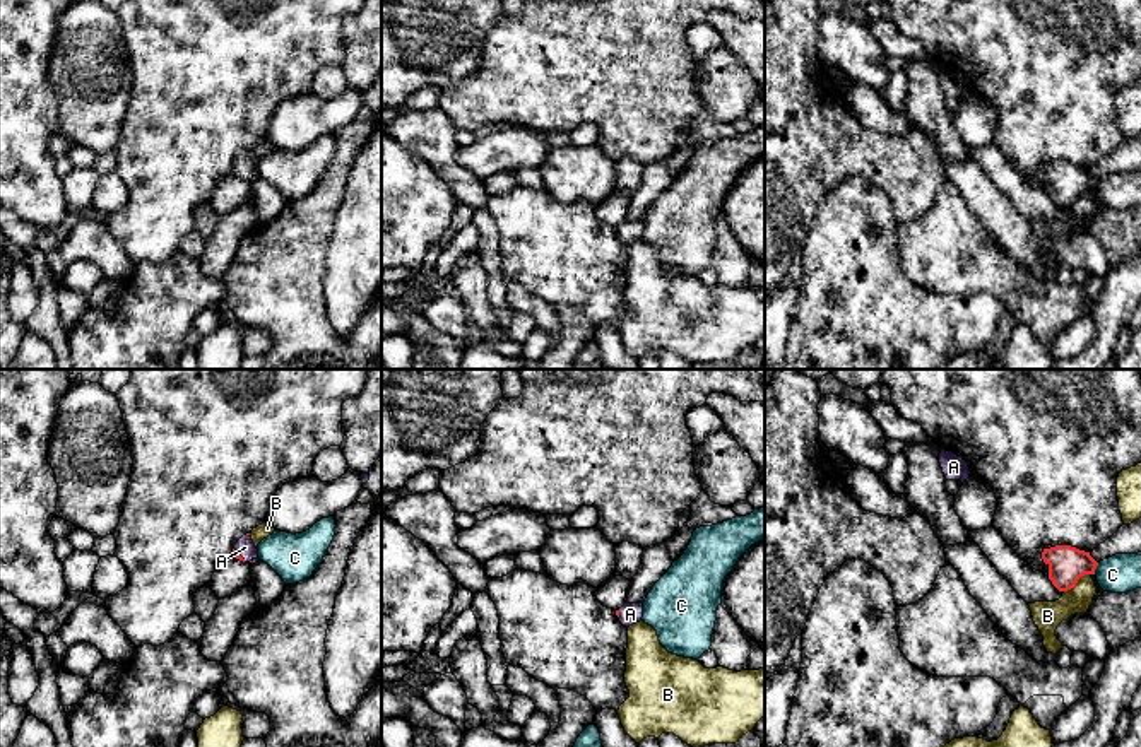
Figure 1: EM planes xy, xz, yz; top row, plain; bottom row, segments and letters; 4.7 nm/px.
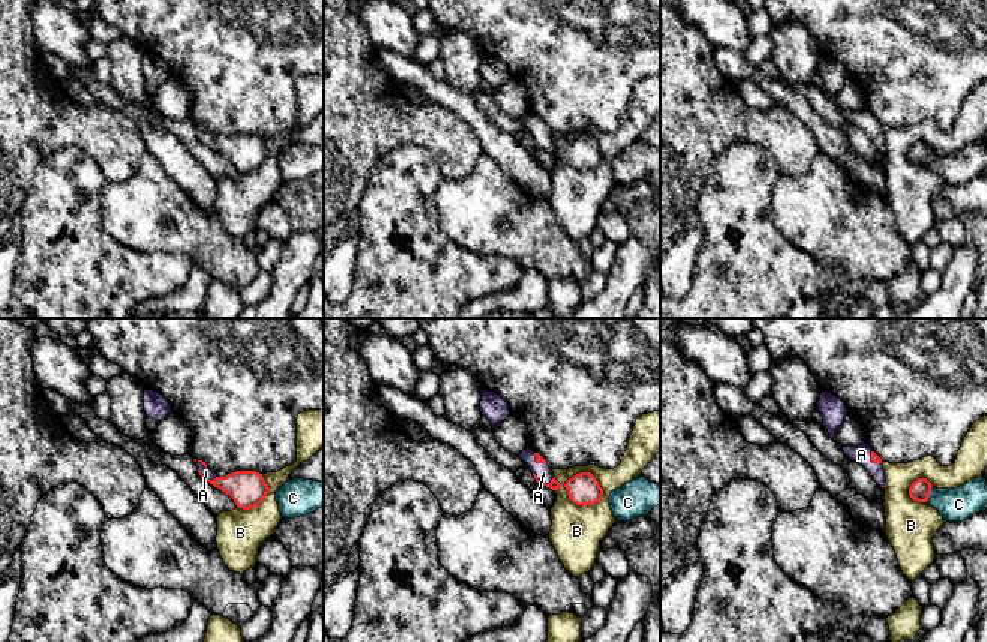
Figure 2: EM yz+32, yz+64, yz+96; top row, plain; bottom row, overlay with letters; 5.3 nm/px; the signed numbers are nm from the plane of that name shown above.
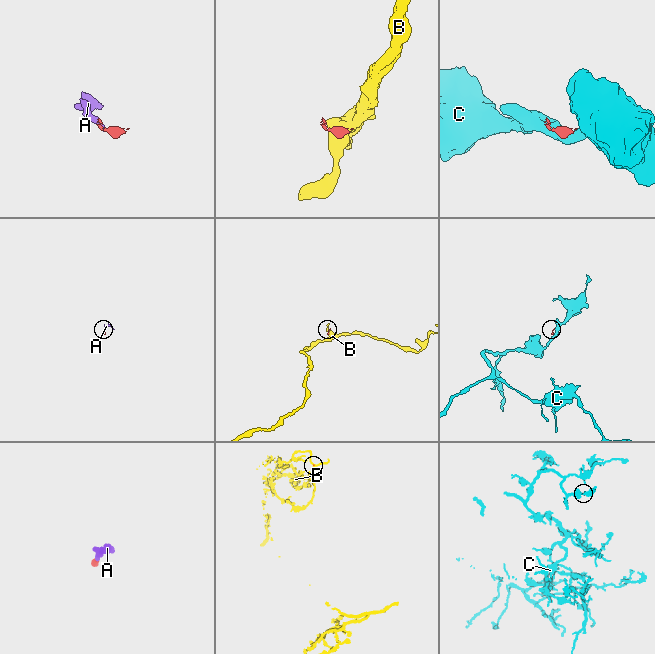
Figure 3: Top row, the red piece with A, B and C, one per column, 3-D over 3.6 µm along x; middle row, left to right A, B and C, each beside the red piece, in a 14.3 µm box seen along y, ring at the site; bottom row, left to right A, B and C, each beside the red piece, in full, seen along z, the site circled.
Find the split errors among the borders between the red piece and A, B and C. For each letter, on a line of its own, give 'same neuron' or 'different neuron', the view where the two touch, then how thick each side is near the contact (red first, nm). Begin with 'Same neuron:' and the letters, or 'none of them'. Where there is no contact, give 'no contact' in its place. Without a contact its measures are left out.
Same neuron: A
A: same neuron; contact in xy; calibres 20 and 90 nm
B: different neuron; contact in yz; calibres 180 and 140 nm
C: different neuron; contact in yz; calibres 180 and 190 nm

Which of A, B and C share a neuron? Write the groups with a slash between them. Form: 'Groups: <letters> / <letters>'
Groups: A / B / C

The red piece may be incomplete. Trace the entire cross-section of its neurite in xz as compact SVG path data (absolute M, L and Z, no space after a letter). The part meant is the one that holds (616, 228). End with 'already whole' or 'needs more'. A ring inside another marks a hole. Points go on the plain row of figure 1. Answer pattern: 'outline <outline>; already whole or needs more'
outline M626 219L619 227L616 227L616 232L624 244L630 244L630 243L641 238L643 219L640 219L640 221L628 221Z; needs more

